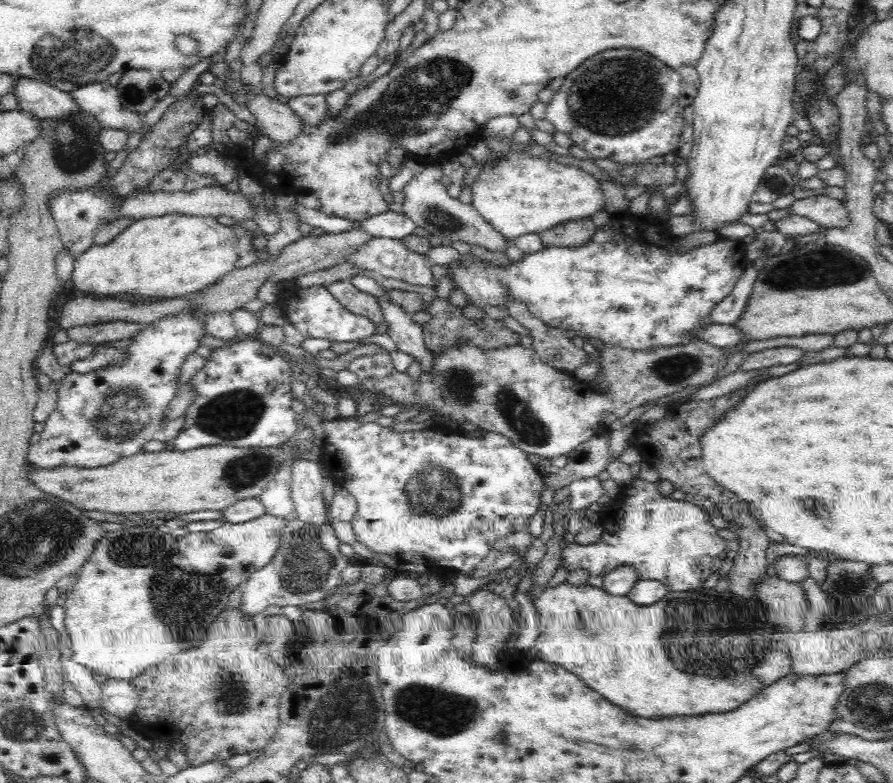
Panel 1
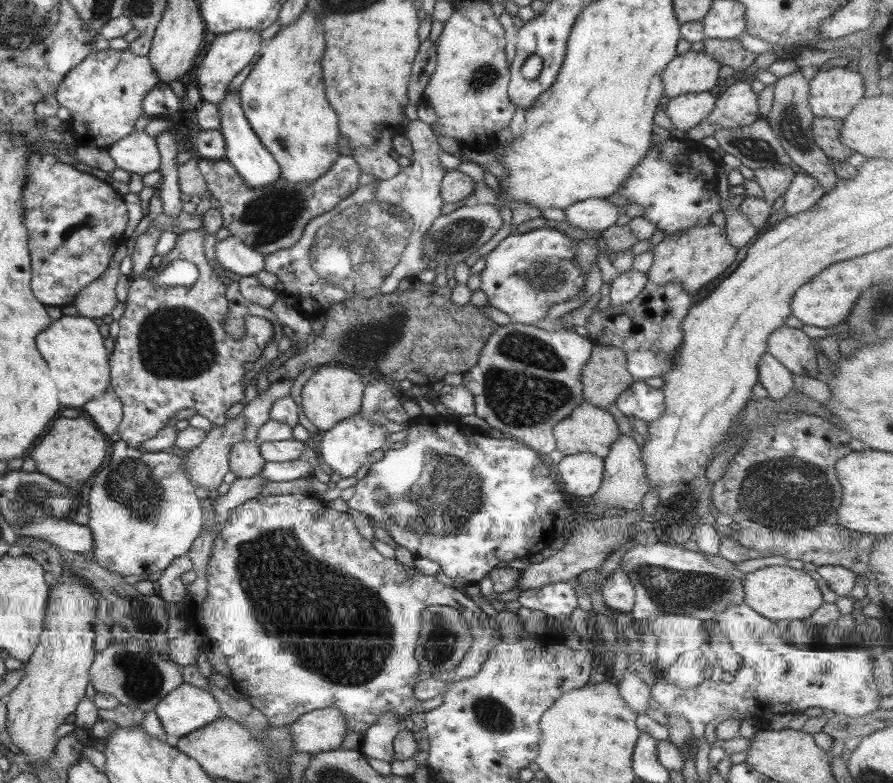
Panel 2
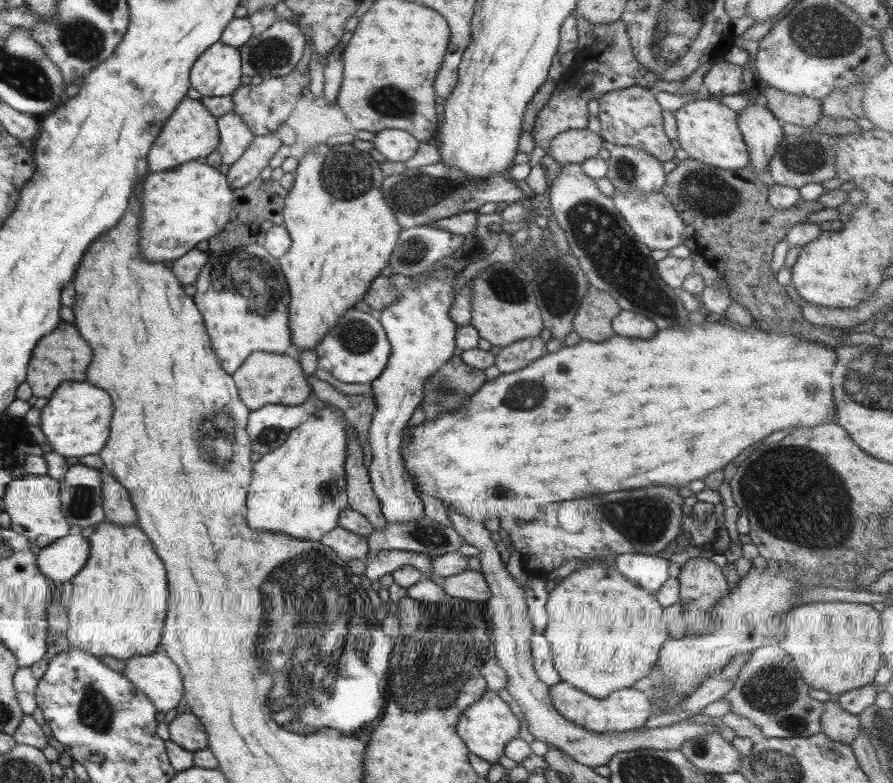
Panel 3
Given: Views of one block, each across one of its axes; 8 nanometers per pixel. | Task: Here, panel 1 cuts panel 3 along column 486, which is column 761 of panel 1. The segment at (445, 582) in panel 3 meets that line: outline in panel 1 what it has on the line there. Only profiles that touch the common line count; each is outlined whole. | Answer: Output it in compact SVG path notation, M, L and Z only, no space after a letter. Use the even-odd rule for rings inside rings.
M768 576L755 593L766 607L766 620L770 626L776 626L784 633L803 631L808 602L804 589L798 583Z

